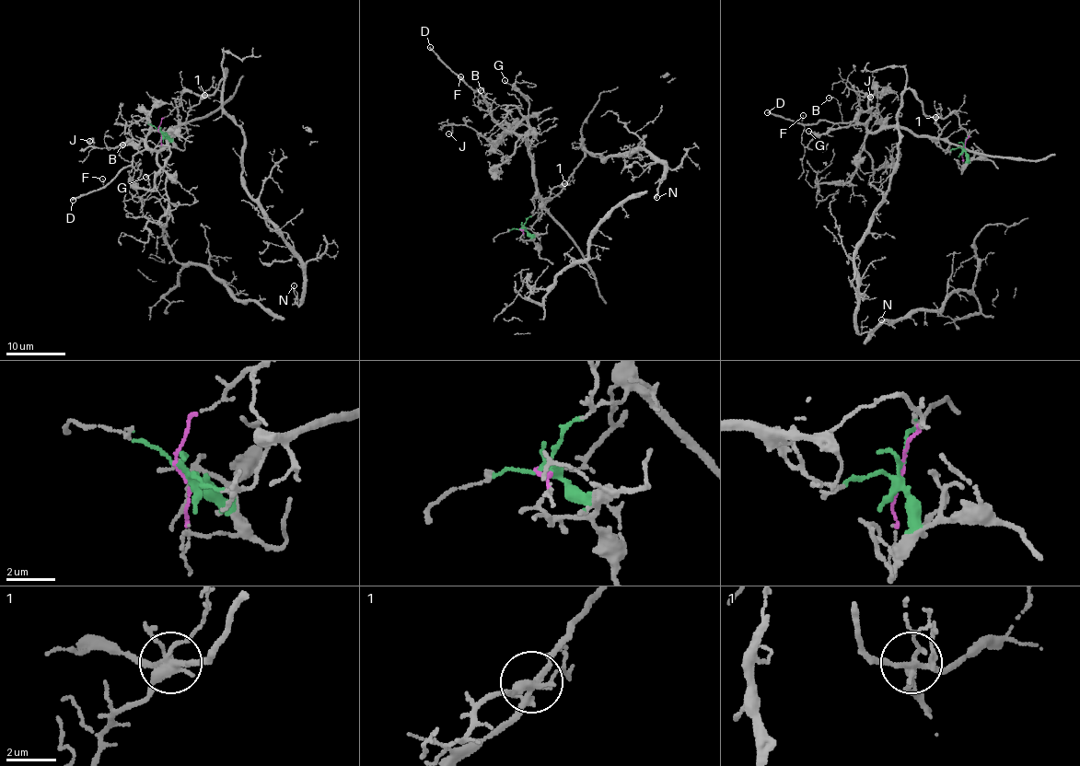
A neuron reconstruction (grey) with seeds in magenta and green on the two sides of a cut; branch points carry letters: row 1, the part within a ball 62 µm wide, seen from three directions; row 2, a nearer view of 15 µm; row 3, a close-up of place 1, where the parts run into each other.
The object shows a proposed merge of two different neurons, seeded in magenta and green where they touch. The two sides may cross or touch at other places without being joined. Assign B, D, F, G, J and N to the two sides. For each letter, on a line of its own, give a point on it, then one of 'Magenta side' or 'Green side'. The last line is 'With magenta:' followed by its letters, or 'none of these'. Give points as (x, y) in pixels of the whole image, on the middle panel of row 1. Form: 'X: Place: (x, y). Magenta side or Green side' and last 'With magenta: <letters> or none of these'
B: Place: (481, 90). Green side
D: Place: (430, 47). Green side
F: Place: (460, 76). Green side
G: Place: (505, 80). Green side
J: Place: (448, 133). Green side
N: Place: (656, 197). Magenta side
With magenta: N

